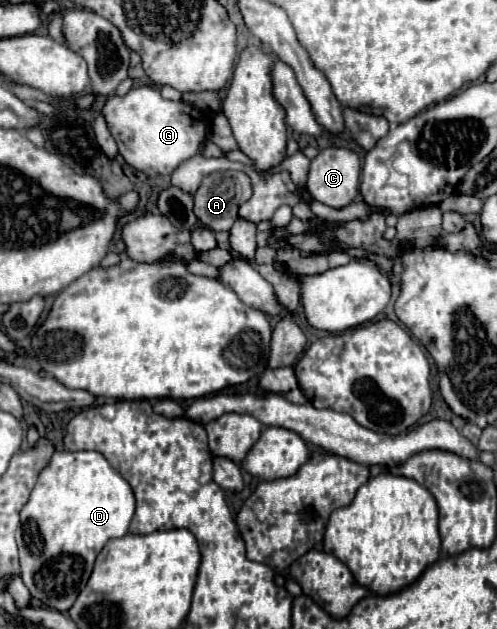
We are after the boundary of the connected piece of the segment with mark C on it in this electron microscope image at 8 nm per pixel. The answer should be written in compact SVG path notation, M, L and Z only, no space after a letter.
M327 146L311 160L307 192L327 206L341 208L355 198L359 174L361 160L357 152L341 146Z

